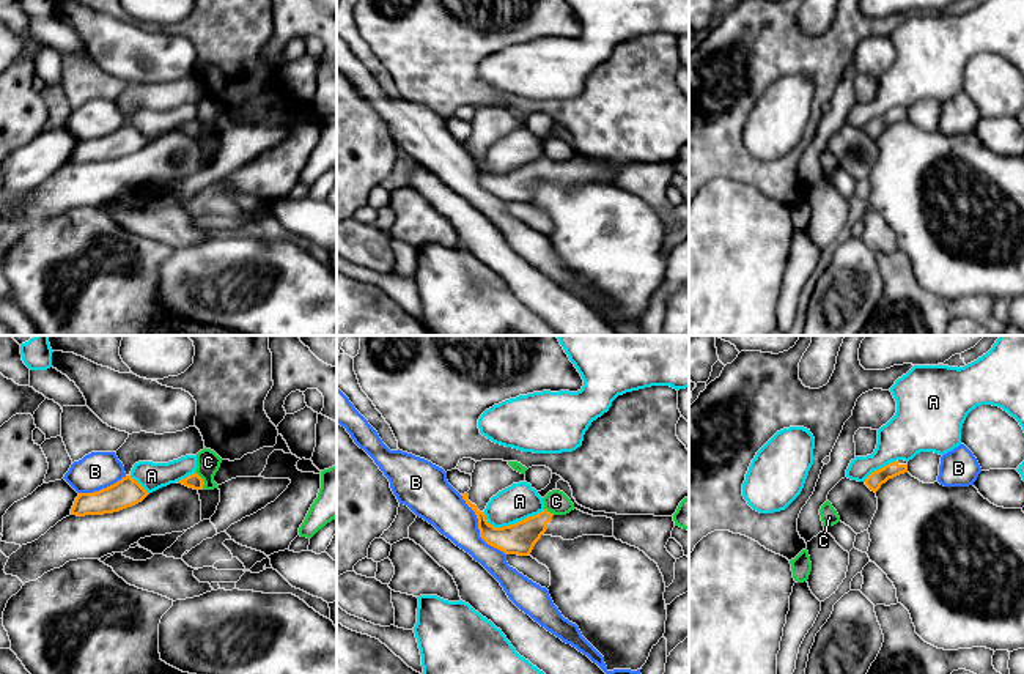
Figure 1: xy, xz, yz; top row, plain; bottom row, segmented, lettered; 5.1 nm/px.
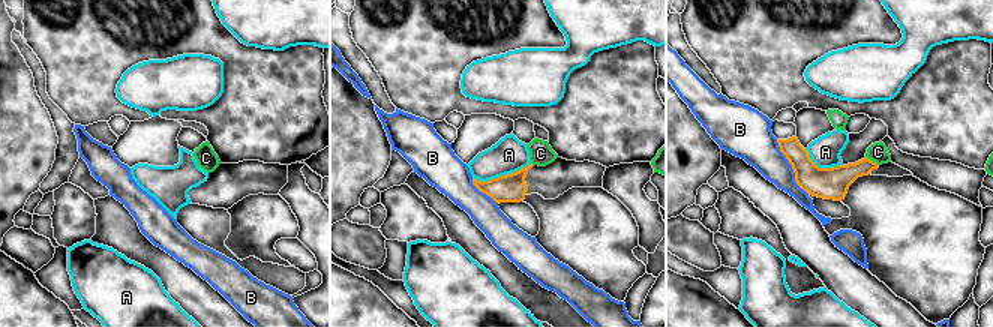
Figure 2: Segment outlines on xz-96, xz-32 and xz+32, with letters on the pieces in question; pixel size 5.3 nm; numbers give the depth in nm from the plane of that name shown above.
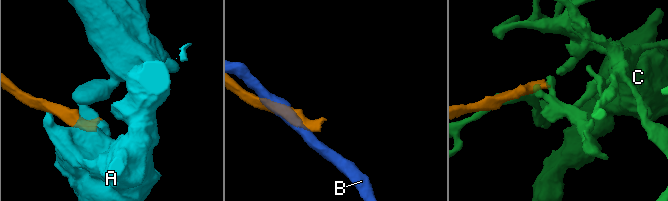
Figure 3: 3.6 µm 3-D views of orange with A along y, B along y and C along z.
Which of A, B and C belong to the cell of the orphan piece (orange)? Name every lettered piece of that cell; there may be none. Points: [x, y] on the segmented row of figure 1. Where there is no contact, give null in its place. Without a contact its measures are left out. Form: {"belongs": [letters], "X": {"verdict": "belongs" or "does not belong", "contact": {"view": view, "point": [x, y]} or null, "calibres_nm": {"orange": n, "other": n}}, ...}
{"belongs": [], "A": {"verdict": "does not belong", "contact": {"view": "xz", "point": [512, 525]}, "calibres_nm": {"orange": 160, "other": 190}}, "B": {"verdict": "does not belong", "contact": {"view": "xz", "point": [478, 528]}, "calibres_nm": {"orange": 160, "other": 220}}, "C": {"verdict": "does not belong", "contact": {"view": "xy", "point": [202, 479]}, "calibres_nm": {"orange": 80, "other": 120}}}

